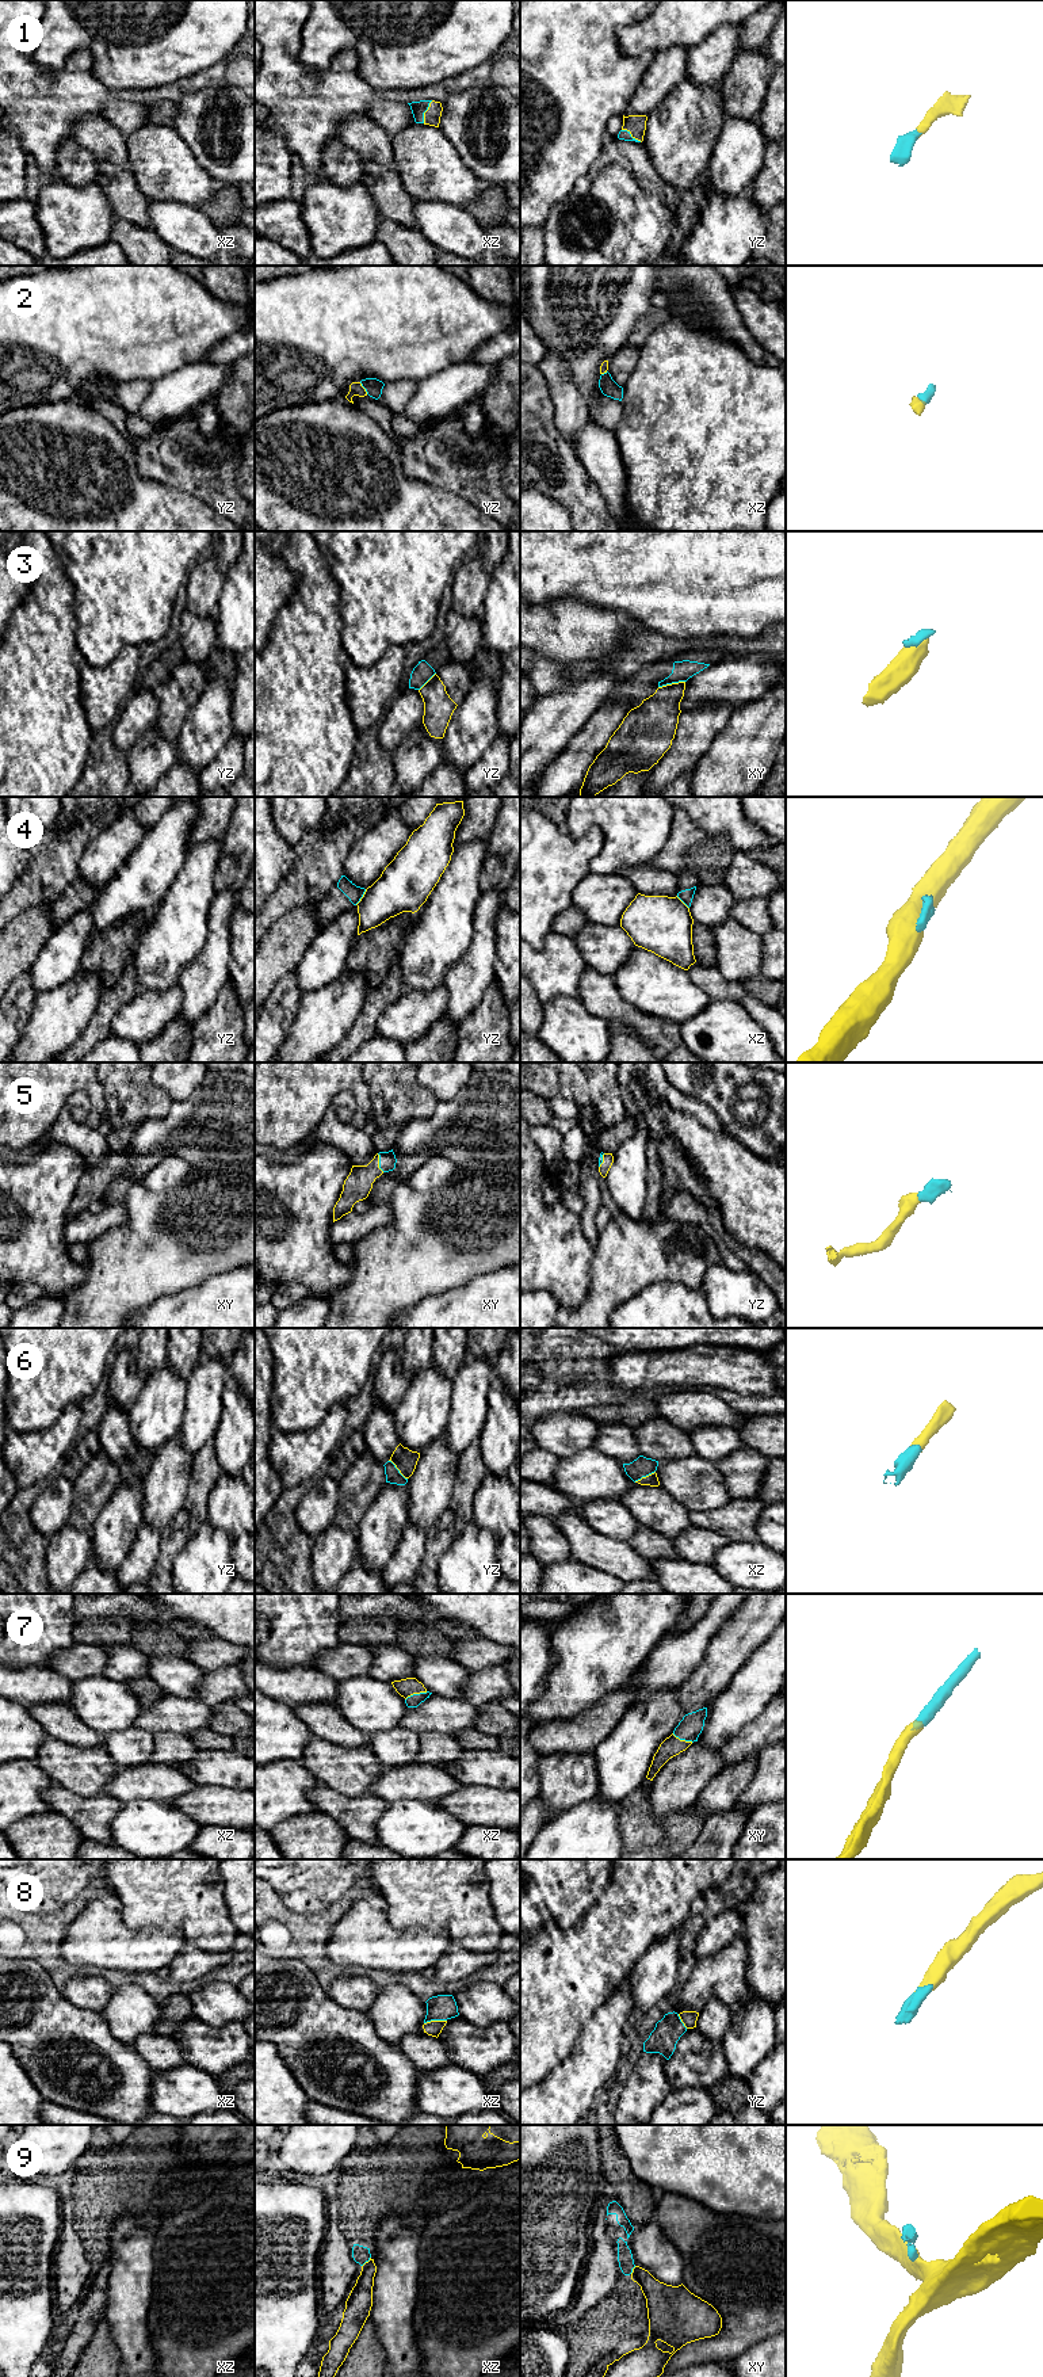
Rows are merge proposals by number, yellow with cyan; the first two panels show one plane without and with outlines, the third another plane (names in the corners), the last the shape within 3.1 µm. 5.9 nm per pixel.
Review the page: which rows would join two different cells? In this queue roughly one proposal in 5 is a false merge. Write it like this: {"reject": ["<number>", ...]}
{"reject": ["3", "4", "9"]}

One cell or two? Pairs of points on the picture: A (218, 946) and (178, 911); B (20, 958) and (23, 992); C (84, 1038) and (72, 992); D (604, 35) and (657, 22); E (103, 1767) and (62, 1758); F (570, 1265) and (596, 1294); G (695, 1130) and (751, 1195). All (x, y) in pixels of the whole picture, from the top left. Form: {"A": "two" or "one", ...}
{"A": "two", "B": "two", "C": "two", "D": "two", "E": "one", "F": "two", "G": "one"}

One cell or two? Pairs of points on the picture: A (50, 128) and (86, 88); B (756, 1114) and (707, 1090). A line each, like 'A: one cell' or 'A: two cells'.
A: one cell
B: one cell

